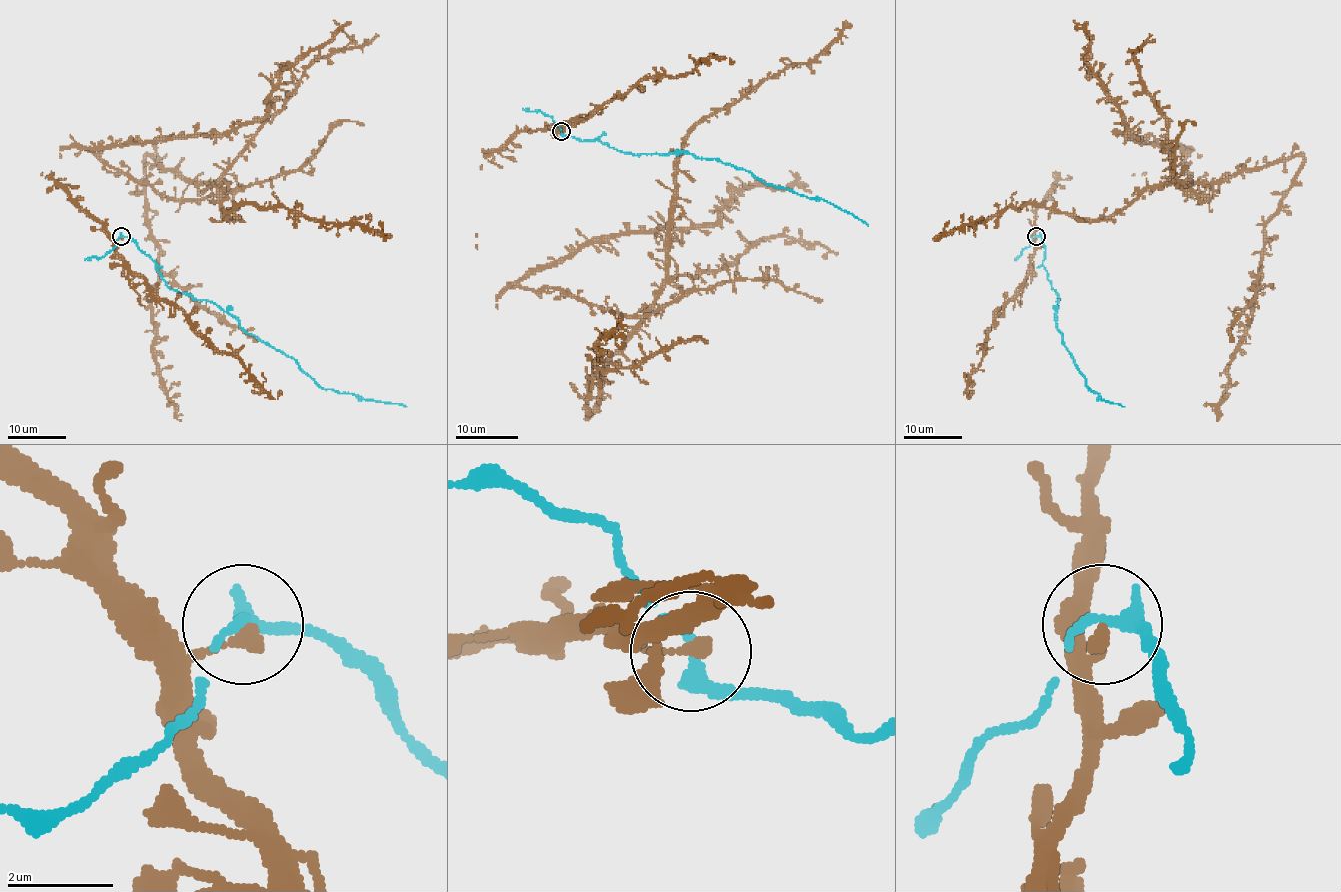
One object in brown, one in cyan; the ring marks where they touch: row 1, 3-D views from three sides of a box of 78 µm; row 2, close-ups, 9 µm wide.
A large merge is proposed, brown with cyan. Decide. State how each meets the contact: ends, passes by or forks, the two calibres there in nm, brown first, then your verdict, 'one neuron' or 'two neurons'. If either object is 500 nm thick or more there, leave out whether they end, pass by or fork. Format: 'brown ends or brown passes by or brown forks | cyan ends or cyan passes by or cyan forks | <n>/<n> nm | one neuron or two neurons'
brown ends | cyan ends | 260/360 nm | two neurons

